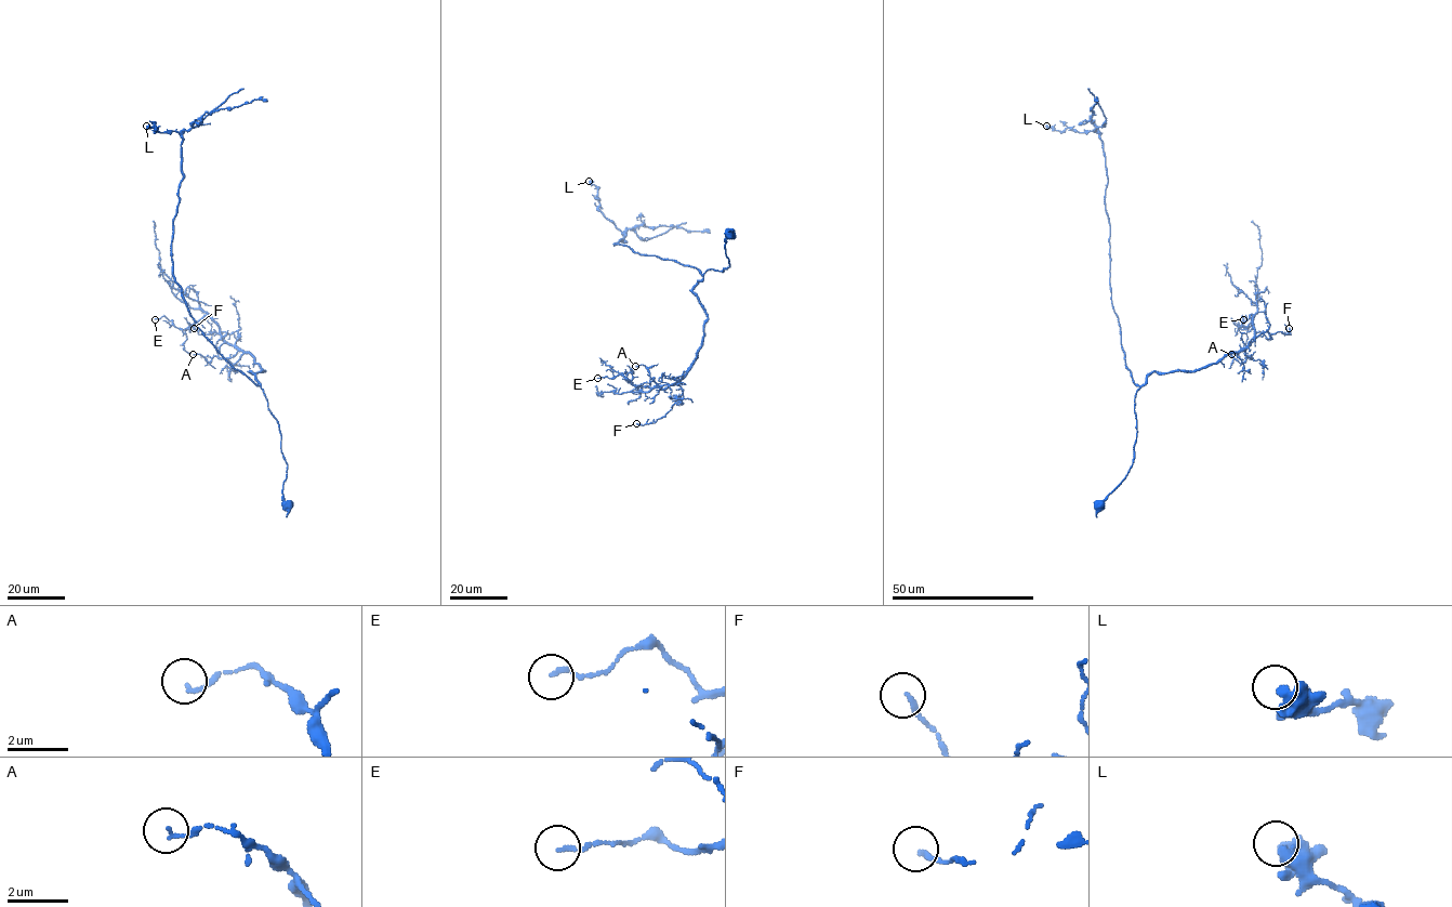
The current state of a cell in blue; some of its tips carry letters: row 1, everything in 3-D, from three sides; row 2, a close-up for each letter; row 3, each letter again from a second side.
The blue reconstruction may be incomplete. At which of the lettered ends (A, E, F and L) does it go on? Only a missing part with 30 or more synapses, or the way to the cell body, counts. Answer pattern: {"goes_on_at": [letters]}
{"goes_on_at": []}

